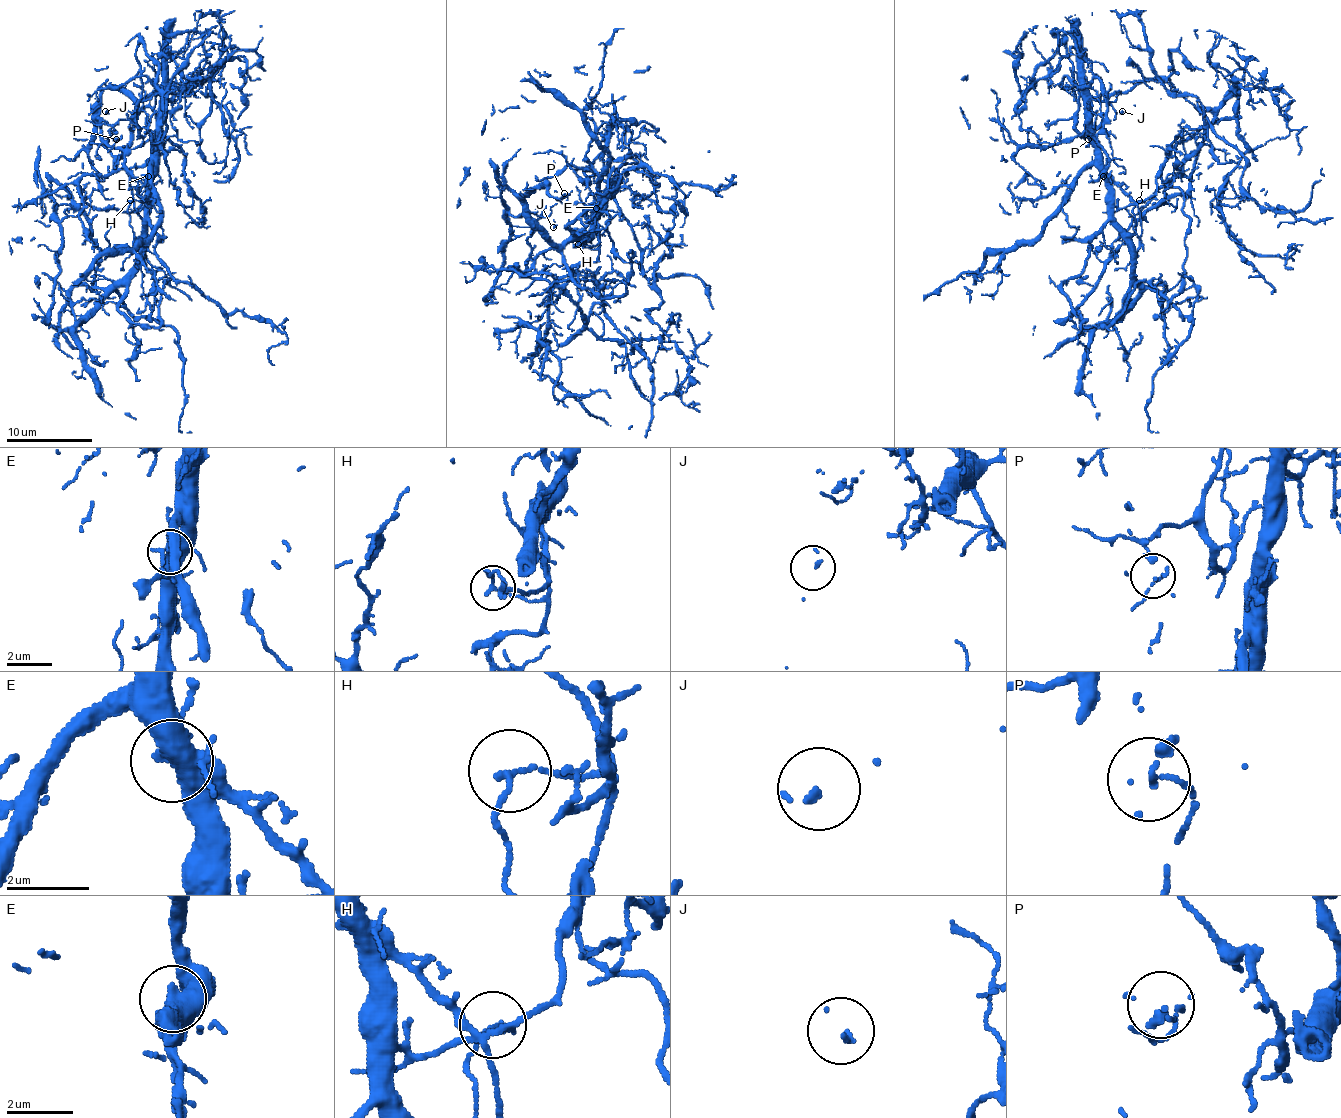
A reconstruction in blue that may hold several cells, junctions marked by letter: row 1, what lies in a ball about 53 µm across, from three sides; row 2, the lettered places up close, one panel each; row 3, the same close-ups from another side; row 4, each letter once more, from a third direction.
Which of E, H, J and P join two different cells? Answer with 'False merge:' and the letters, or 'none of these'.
False merge: E, H

